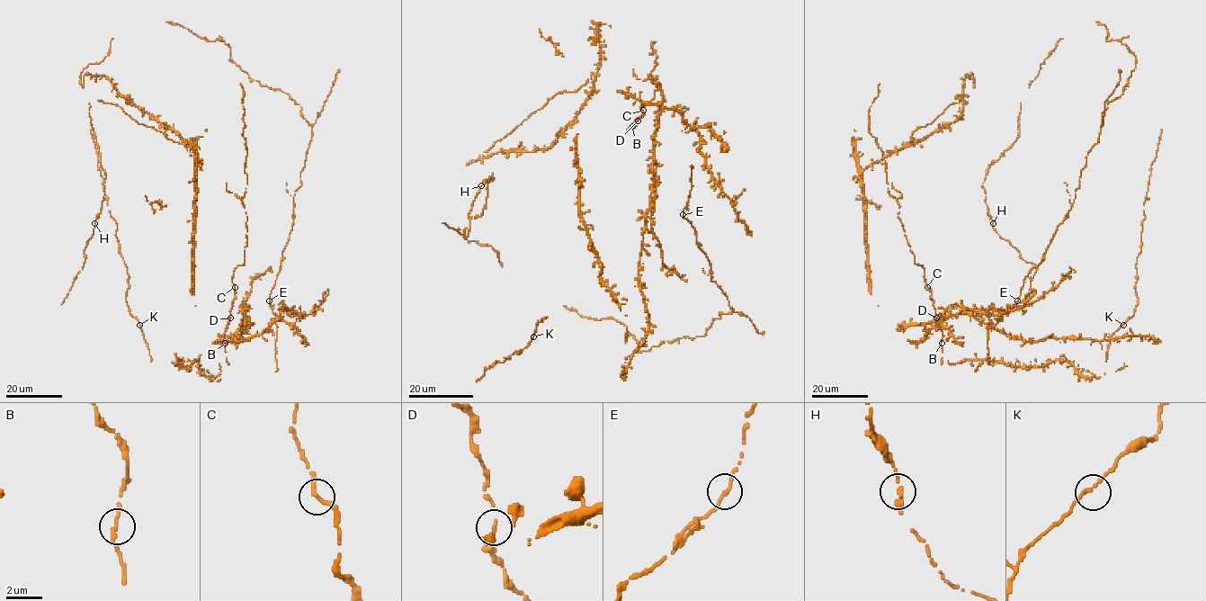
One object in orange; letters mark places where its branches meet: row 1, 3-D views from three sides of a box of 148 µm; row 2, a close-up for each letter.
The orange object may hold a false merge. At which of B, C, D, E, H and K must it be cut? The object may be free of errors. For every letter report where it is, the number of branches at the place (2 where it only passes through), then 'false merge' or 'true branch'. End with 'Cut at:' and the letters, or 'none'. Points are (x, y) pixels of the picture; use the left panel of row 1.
B: place (225, 343); branches 2; true branch
C: place (235, 287); branches 2; true branch
D: place (230, 318); branches 2; true branch
E: place (269, 300); branches 2; true branch
H: place (94, 223); branches 2; true branch
K: place (139, 325); branches 2; true branch
Cut at: none

